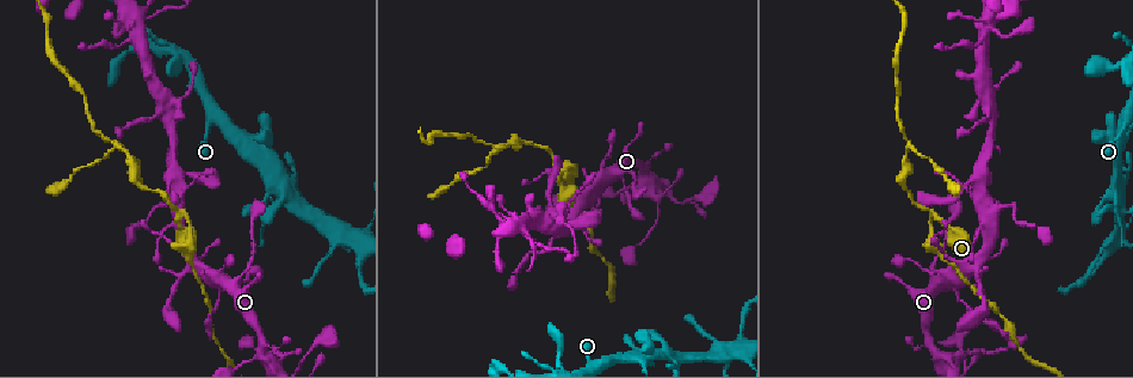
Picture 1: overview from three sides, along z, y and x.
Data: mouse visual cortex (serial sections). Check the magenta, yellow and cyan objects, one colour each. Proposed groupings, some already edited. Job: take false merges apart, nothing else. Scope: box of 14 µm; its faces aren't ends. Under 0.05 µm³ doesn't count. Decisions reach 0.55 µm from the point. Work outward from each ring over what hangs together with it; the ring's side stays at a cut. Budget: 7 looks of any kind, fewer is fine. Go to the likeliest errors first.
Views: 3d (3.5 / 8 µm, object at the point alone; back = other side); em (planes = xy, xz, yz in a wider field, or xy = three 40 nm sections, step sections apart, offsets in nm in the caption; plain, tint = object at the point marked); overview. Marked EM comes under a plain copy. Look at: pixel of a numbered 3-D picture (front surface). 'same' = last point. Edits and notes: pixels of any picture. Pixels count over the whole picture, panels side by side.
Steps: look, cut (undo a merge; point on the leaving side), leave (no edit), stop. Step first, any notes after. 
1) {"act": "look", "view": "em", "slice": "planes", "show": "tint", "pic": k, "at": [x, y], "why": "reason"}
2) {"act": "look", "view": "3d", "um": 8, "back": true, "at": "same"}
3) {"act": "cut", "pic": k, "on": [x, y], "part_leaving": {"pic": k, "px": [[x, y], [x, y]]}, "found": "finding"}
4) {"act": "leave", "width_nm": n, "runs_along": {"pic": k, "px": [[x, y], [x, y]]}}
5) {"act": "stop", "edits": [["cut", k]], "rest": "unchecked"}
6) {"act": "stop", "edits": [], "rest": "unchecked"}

{"act": "look", "view": "3d", "um": 3.5, "pic": 1, "at": [178, 214], "why": "branch point"}

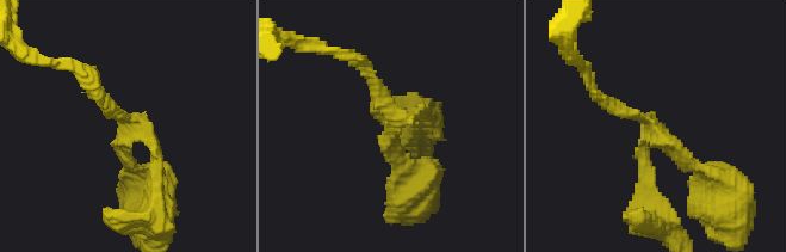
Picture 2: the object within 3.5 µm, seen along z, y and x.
{"act": "look", "view": "em", "slice": "xy", "step": 2, "show": "tint", "pic": 2, "at": [394, 127], "arms": 3, "arm_widths_nm": [150, 200, 200], "why": "need the tissue"}

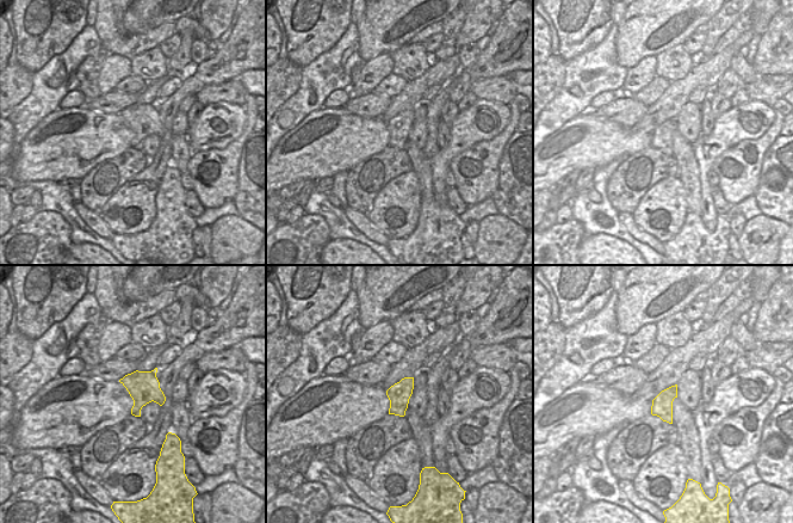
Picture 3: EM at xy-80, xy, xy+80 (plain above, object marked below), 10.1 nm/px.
{"act": "leave", "runs_along": {"pic": 2, "px": [[712, 179], [648, 117], [600, 98]]}, "found": "all the same cell"}

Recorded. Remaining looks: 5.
{"act": "look", "view": "3d", "um": 8, "pic": 1, "at": [120, 144], "why": "sudden change in width"}

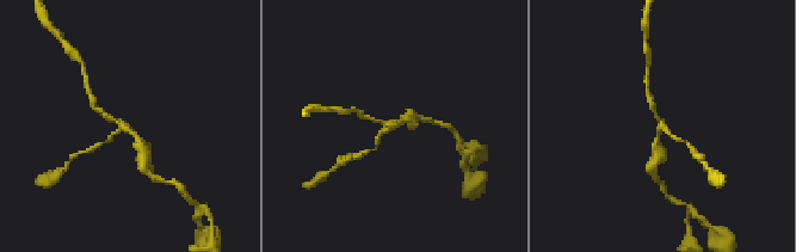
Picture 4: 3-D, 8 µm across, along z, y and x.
{"act": "look", "view": "em", "slice": "xy", "step": 5, "show": "tint", "pic": 4, "at": [659, 129], "why": "now the EM"}

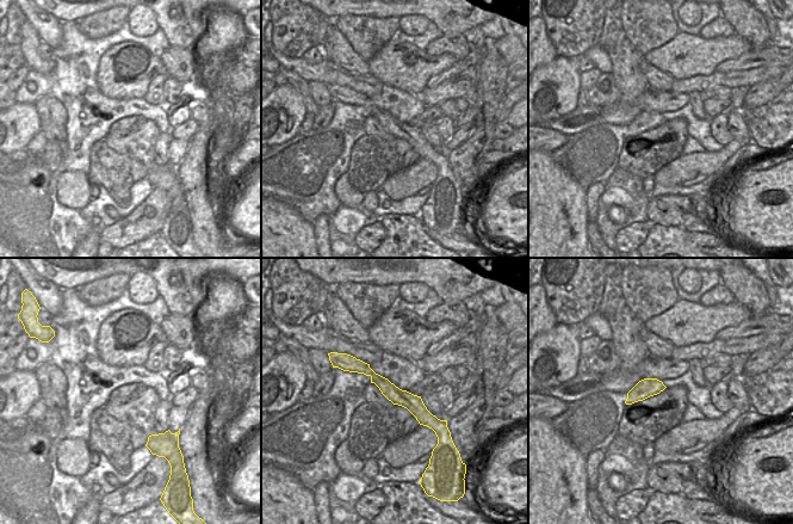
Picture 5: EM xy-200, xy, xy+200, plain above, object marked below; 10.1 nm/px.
{"act": "leave", "runs_along": {"pic": 4, "px": [[142, 154], [142, 142], [97, 109]]}, "found": "one cell here"}

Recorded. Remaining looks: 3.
{"act": "look", "view": "3d", "um": 3.5, "back": true, "pic": 1, "at": [573, 214], "why": "calibre changes"}

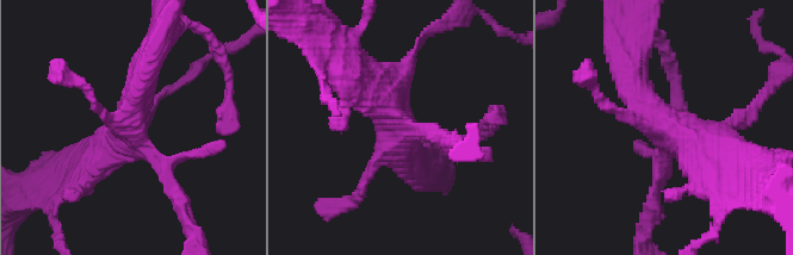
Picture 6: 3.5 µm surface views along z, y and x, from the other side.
{"act": "look", "view": "em", "slice": "xy", "step": 2, "show": "tint", "pic": 6, "at": [393, 123], "why": "need the tissue"}

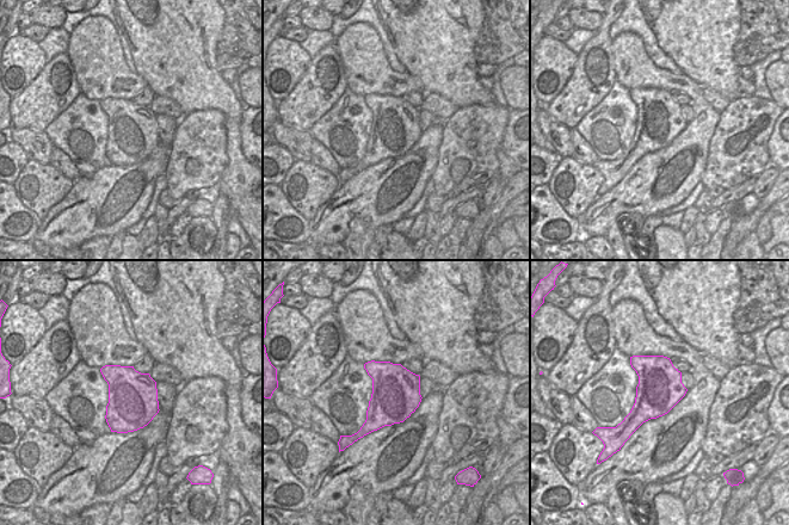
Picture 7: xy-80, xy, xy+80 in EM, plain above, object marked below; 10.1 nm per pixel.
{"act": "look", "view": "em", "slice": "xy", "step": 5, "show": "tint", "at": "same", "why": "another direction"}

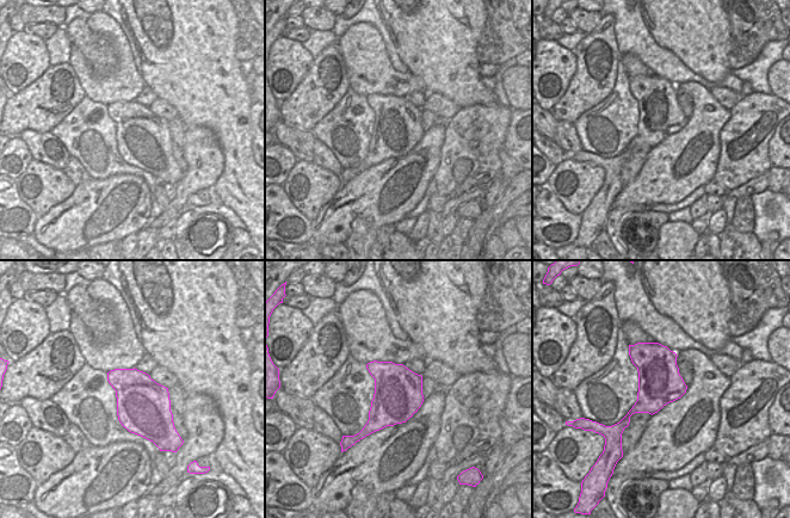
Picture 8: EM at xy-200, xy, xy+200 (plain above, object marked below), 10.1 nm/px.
{"act": "leave", "found": "one cell here"}

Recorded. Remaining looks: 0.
{"act": "stop", "edits": [], "rest": "unchecked"}

